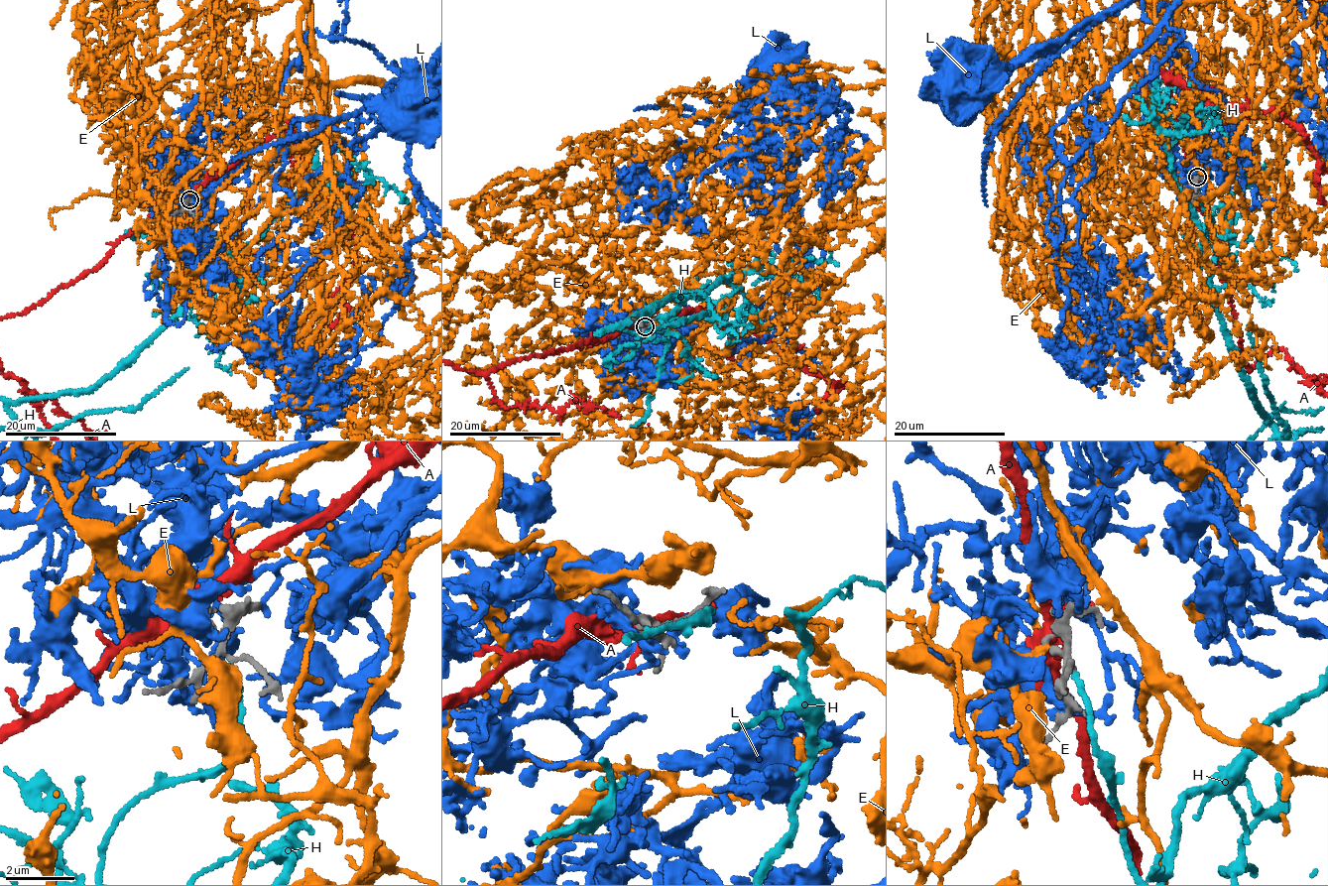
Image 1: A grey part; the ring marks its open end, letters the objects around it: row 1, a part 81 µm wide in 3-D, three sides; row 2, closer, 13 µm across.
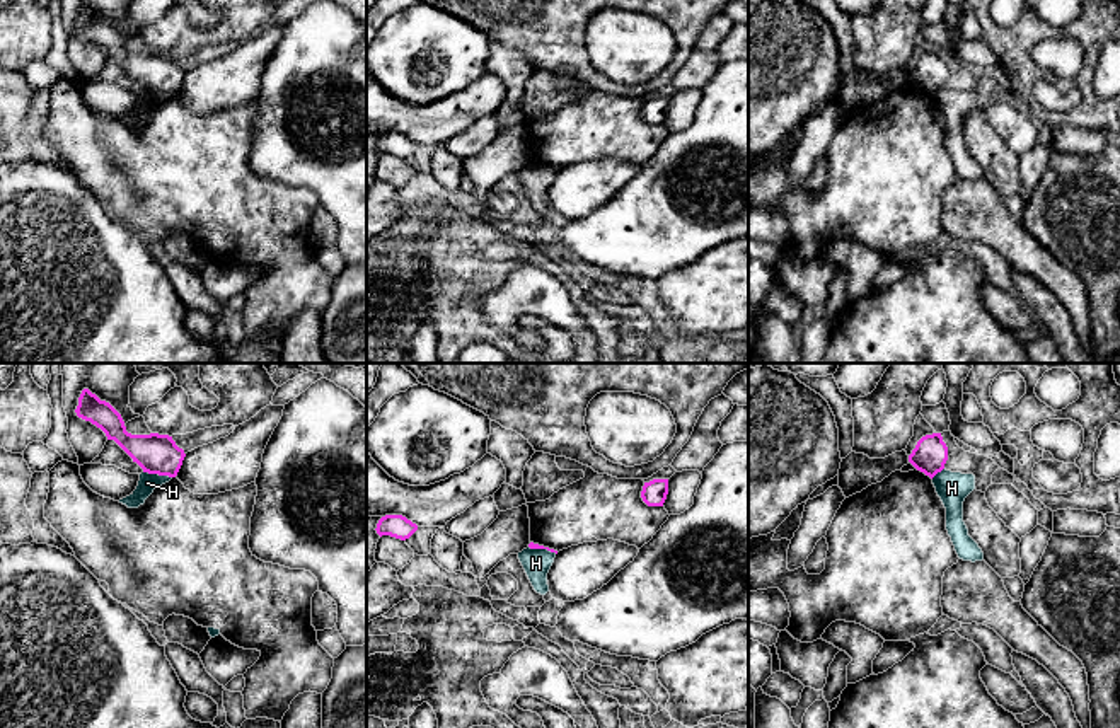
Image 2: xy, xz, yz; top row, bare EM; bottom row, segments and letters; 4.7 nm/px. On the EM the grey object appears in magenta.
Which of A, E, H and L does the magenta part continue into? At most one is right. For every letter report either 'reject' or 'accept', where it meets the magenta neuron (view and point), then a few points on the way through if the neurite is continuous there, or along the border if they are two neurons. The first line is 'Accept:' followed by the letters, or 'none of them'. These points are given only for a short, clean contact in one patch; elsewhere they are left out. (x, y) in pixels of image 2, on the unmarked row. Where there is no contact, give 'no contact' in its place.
Accept: none of them
A: reject | no contact
E: reject | no contact
H: reject | xy (157, 91) | along xy (144, 89), (171, 96)
L: reject | no contact

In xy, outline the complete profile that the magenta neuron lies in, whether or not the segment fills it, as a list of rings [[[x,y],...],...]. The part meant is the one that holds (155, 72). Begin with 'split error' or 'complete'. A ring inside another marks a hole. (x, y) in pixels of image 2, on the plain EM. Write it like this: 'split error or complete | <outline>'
complete | [[[84,7],[75,27],[77,34],[101,46],[107,58],[114,58],[143,90],[176,95],[184,68],[169,53],[131,53],[126,49],[121,32],[89,7]]]

